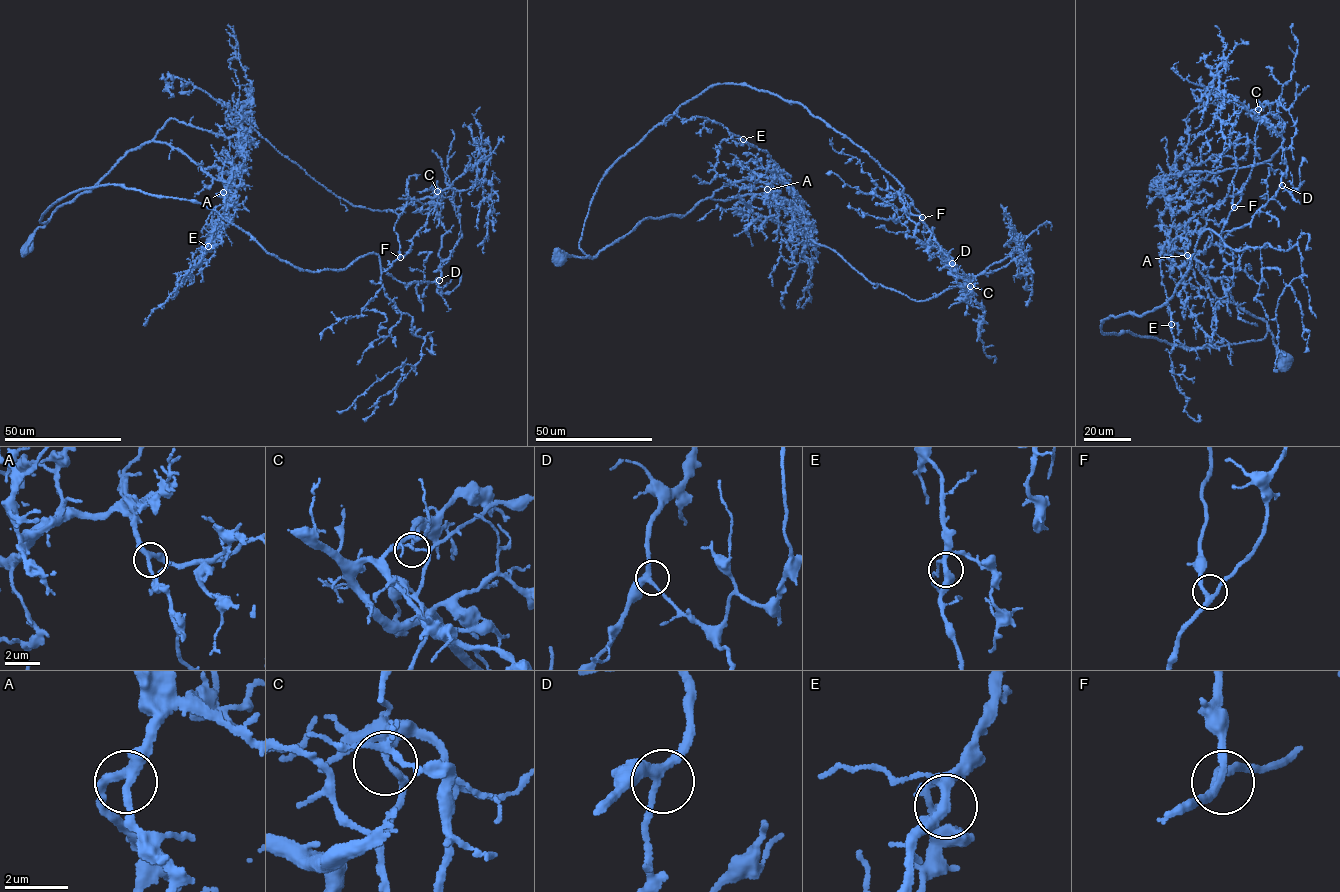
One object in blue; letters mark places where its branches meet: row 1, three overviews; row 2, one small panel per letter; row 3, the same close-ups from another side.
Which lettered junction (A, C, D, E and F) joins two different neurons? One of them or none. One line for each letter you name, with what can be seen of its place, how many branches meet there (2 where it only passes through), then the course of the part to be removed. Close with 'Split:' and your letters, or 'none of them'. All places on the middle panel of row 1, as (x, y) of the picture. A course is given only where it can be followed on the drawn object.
C: at (970, 286); 2 branches meet; foreign part runs (970, 286), (971, 276), (912, 300), (869, 281), (794, 229), (738, 213), (737, 194)
Split: C

